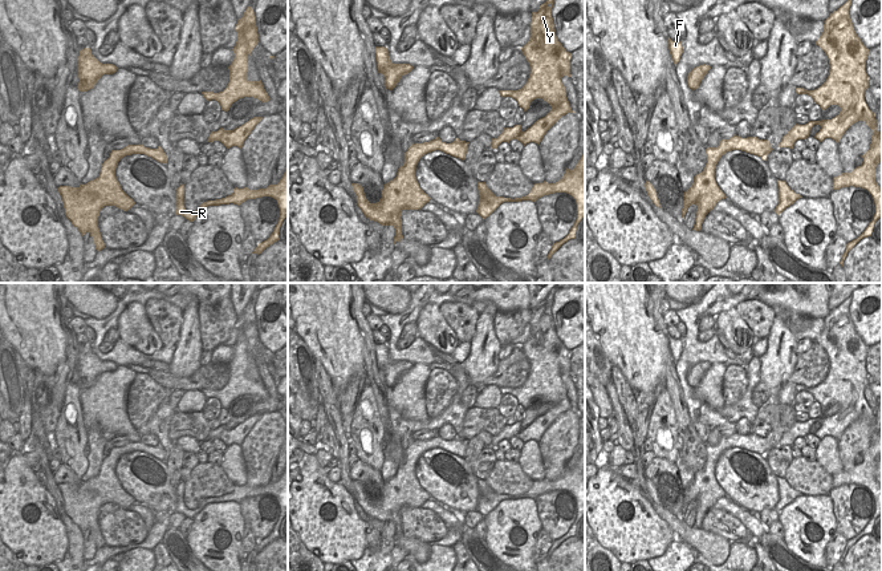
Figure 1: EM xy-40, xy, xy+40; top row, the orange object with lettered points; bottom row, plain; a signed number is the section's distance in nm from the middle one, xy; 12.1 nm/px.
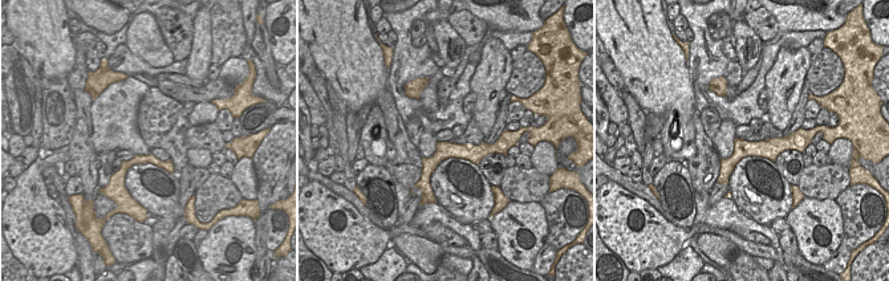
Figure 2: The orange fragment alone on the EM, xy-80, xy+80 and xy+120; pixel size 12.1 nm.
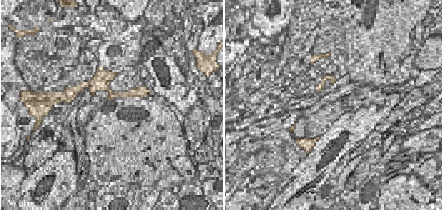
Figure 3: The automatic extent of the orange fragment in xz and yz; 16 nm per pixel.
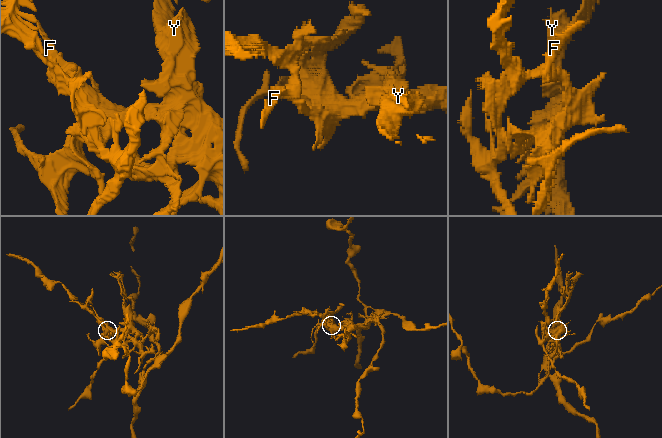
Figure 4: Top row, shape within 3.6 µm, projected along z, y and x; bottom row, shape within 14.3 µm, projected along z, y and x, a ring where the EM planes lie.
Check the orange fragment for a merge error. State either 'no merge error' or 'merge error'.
no merge error

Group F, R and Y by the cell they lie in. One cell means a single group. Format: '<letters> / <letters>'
F R Y

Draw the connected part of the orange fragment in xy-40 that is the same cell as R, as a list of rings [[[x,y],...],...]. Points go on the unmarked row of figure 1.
[[[288,462],[283,475],[280,477],[277,482],[269,482],[267,486],[259,486],[259,487],[249,487],[248,485],[244,485],[244,486],[235,485],[231,493],[221,497],[207,498],[202,501],[195,510],[187,509],[184,505],[184,481],[183,481],[176,486],[175,511],[184,514],[190,519],[194,519],[195,515],[208,503],[220,503],[220,502],[229,502],[229,501],[240,503],[243,499],[248,497],[256,497],[261,494],[271,494],[277,498],[277,502],[280,506],[280,515],[271,534],[267,538],[259,540],[255,548],[252,550],[259,552],[267,544],[280,538],[279,535],[280,525],[284,517],[288,514]]]

